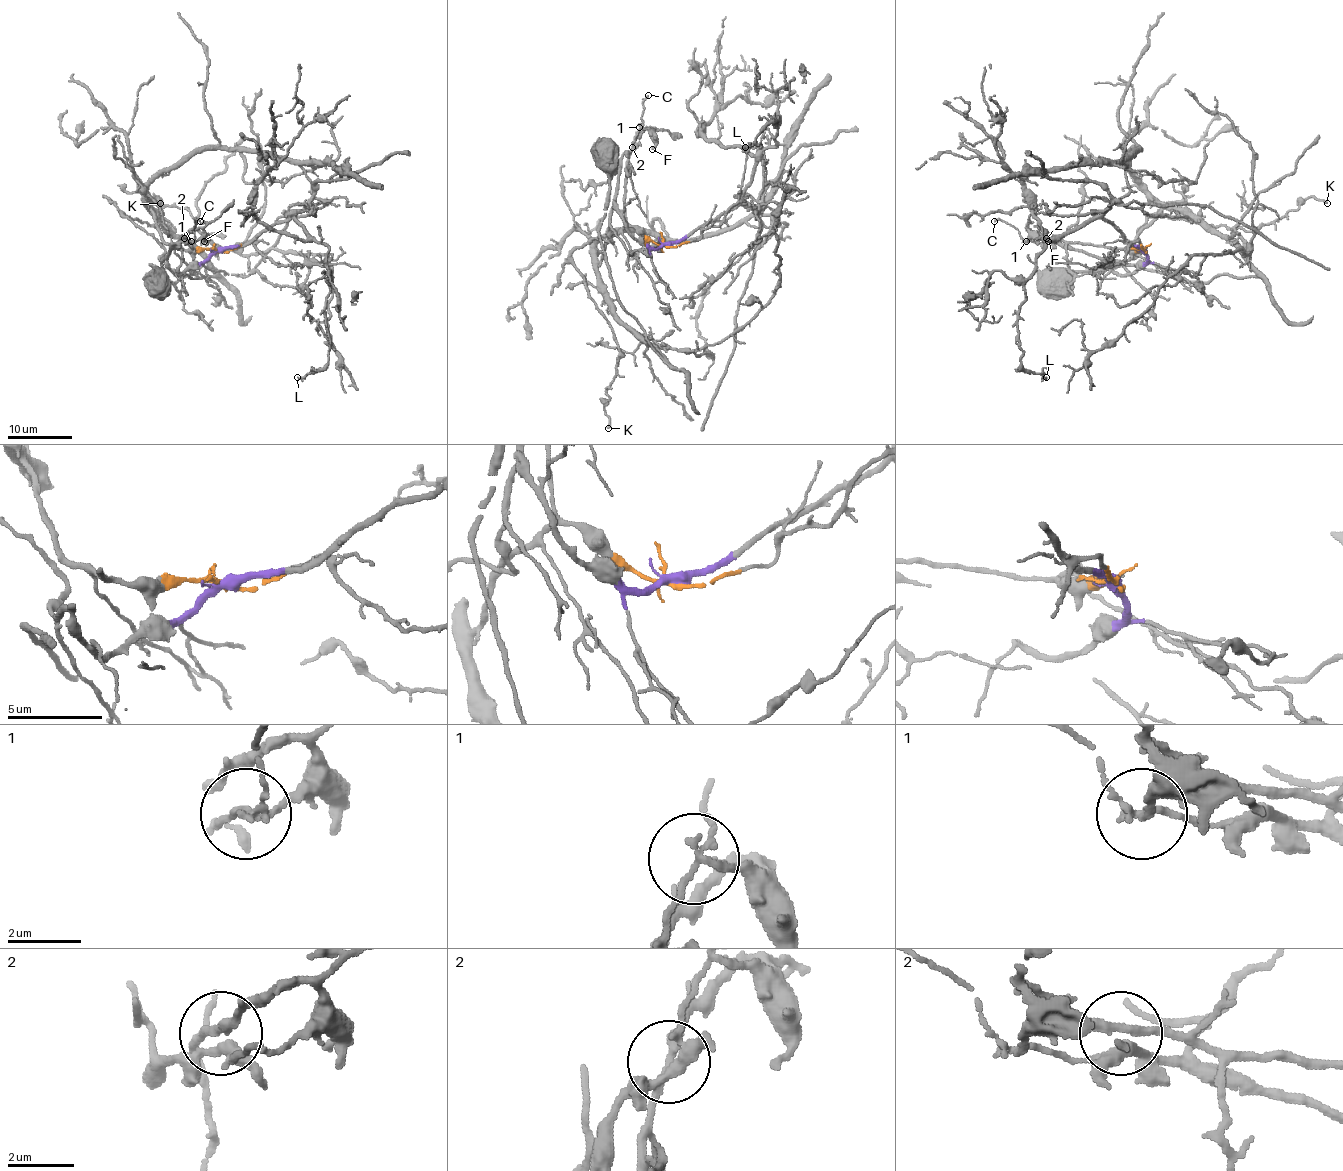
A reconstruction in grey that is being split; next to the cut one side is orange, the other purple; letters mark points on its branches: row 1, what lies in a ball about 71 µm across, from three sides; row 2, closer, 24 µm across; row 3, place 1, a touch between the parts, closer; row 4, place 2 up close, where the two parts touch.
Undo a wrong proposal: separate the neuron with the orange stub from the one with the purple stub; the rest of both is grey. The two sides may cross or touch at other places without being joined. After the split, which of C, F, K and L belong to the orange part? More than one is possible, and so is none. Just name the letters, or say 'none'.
F

